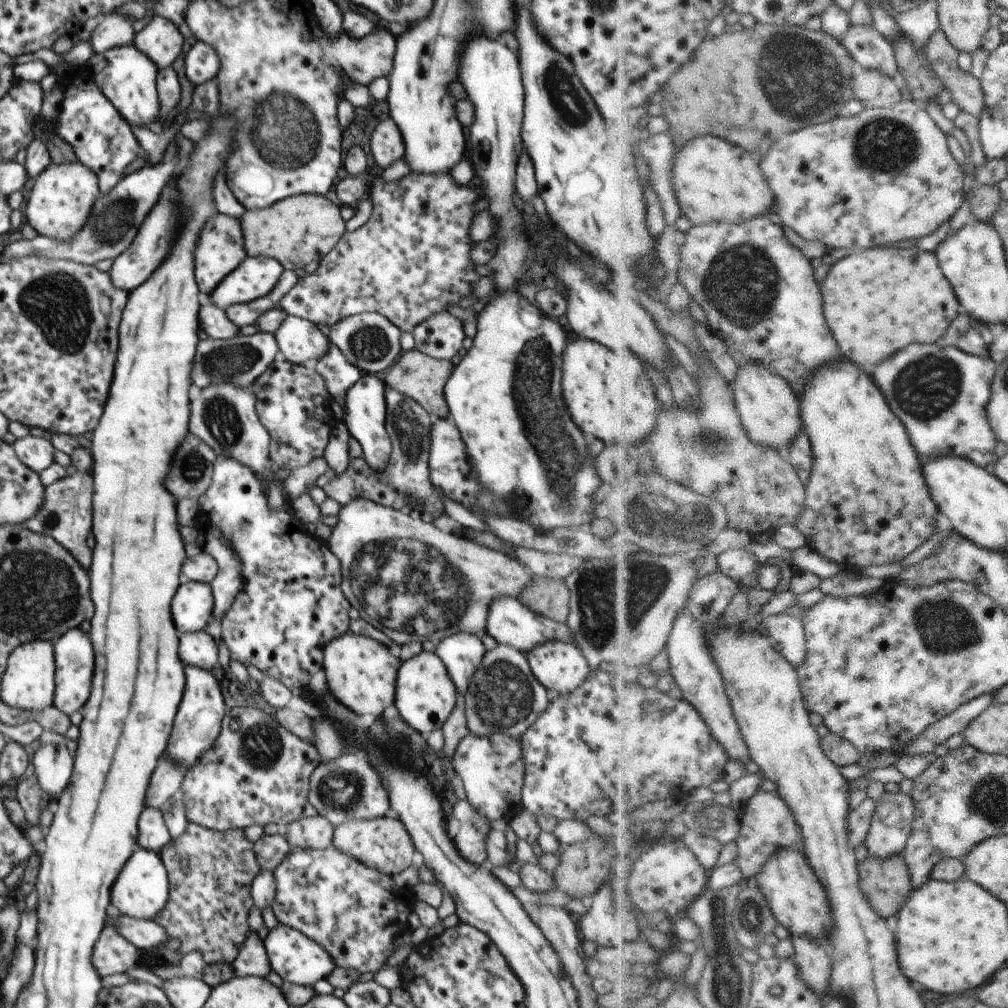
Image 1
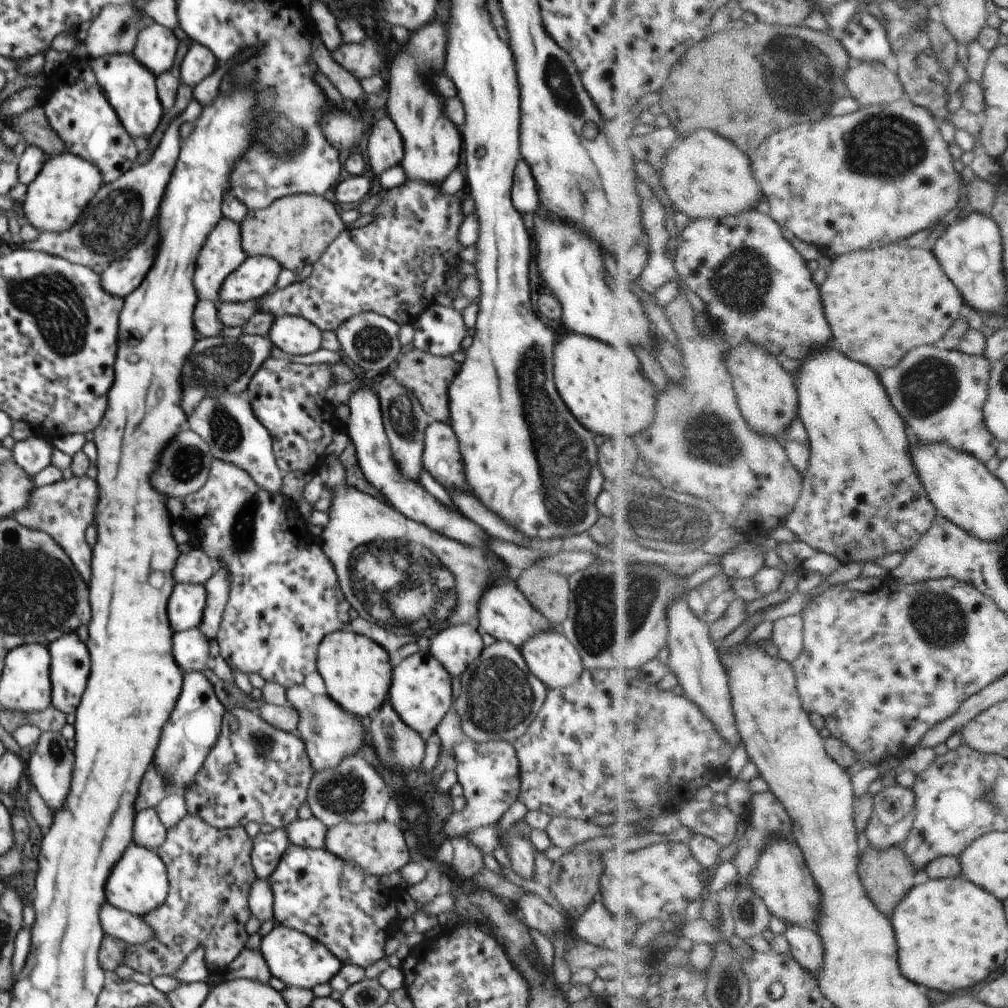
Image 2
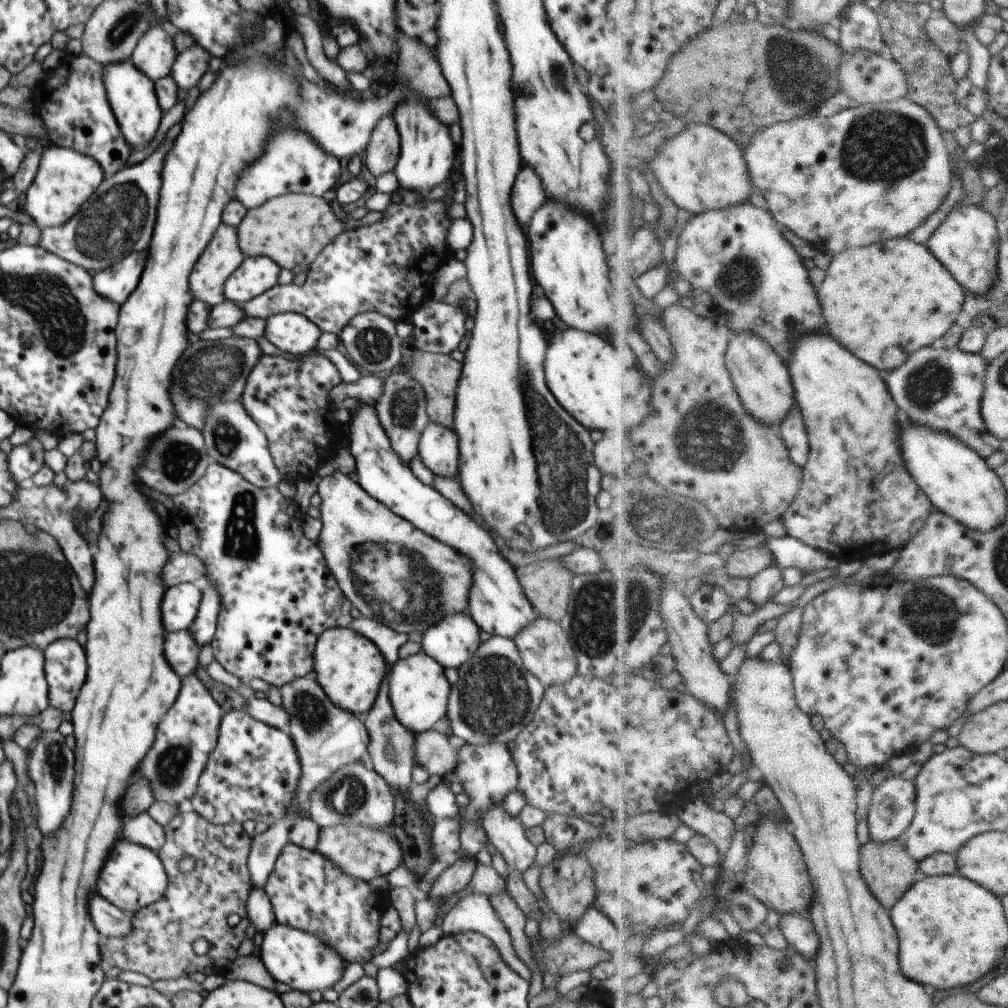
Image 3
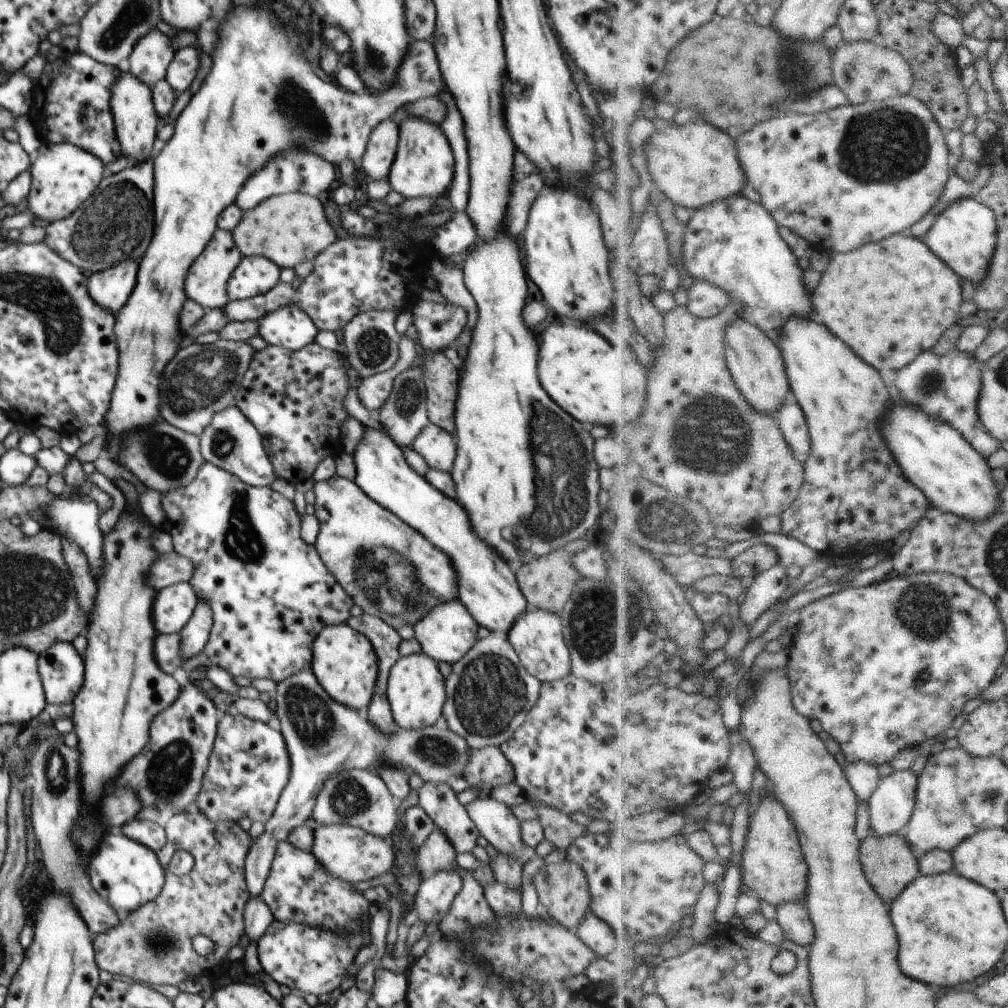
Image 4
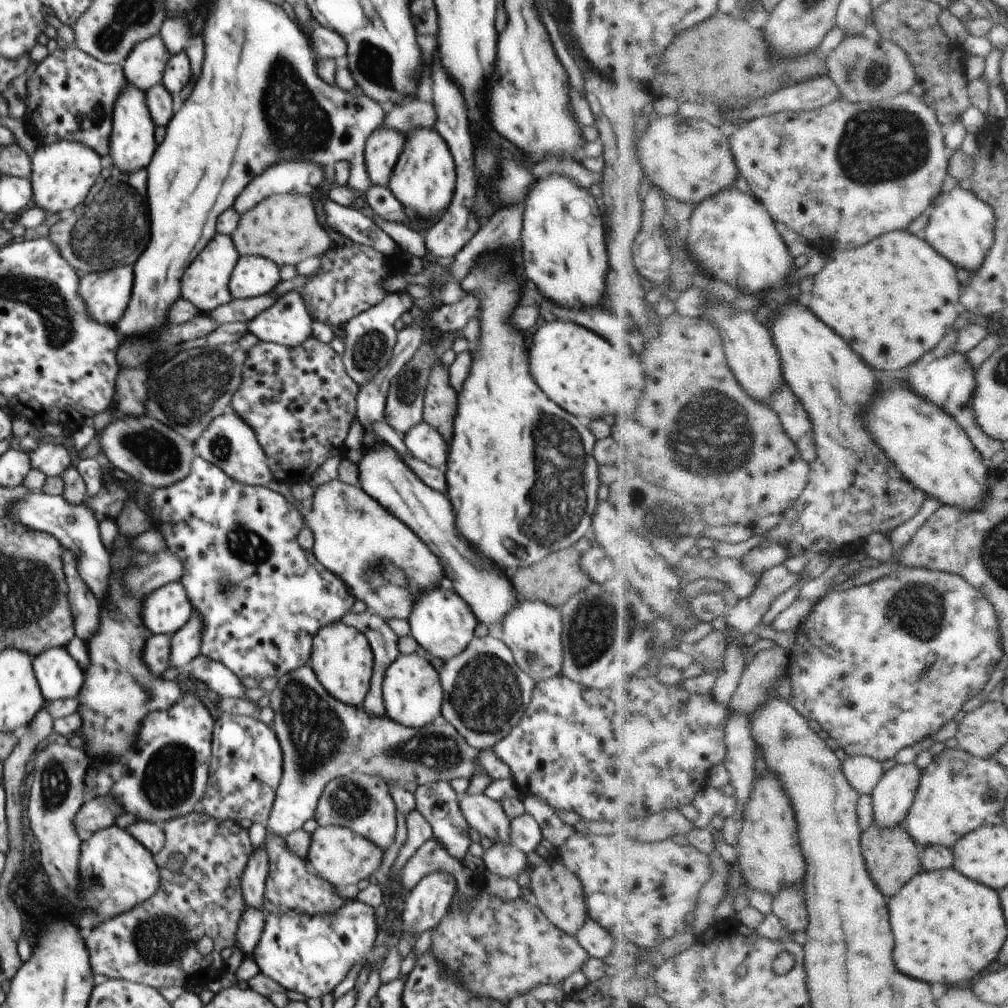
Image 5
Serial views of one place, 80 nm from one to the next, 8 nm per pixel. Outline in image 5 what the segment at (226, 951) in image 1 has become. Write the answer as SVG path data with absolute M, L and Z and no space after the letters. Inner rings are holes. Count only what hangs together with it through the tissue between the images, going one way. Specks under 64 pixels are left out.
M200 809L171 818L165 822L163 831L166 837L165 846L154 856L160 871L159 889L148 902L100 923L84 939L94 975L126 979L158 990L168 986L186 986L187 990L191 990L196 986L206 985L226 971L225 960L220 956L220 952L237 944L238 923L247 906L243 897L241 876L254 852L254 846L249 829L242 828L239 823L230 819L216 820ZM175 852L180 852L186 858L180 872L172 872L166 866L168 856ZM203 936L209 936L214 943L214 950L205 956L195 947L196 942Z

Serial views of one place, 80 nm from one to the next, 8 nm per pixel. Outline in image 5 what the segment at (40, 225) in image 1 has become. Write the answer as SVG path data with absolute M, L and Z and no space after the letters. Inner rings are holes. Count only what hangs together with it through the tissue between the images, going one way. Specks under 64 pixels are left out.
M61 140L47 145L38 144L31 156L32 204L42 209L46 216L71 212L86 200L91 188L100 179L105 163L95 150L78 141Z

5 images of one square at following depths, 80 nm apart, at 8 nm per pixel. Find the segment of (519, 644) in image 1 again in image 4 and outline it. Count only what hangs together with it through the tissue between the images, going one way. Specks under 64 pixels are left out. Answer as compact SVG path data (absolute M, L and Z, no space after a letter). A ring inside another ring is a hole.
M364 426L362 439L352 455L356 467L353 481L380 506L388 509L420 532L432 545L445 552L452 561L459 578L458 598L472 618L480 627L490 632L498 630L507 633L515 620L527 611L526 597L509 564L488 543L476 538L476 532L472 532L464 508L460 508L458 502L449 499L426 478L418 475L406 463L403 450L383 430Z

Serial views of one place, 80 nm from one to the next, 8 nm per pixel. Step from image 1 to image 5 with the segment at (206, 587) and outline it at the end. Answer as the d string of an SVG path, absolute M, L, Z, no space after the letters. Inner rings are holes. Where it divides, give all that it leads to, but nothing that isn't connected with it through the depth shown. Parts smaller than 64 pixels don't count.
M176 581L143 597L141 617L150 634L173 635L189 621L194 610L184 585Z

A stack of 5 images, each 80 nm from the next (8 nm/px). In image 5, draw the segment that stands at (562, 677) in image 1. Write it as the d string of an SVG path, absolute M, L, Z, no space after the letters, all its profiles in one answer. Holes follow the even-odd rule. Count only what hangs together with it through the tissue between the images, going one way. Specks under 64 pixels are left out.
M529 601L519 603L503 618L502 640L511 648L515 661L526 674L535 681L543 681L563 672L563 620L559 609L551 607L542 601Z

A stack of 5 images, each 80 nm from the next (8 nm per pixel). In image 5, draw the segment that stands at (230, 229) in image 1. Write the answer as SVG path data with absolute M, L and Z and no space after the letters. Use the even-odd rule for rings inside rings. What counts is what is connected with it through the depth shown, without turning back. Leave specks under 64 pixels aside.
M217 232L206 248L185 268L181 278L181 298L192 302L202 314L228 304L232 300L229 291L230 275L240 257L231 235Z

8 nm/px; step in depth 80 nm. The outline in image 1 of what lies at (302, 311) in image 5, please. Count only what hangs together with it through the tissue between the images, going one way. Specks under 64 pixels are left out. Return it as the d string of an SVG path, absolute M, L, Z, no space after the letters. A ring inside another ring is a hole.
M289 315L274 333L285 361L296 365L313 365L329 352L331 343L316 325Z

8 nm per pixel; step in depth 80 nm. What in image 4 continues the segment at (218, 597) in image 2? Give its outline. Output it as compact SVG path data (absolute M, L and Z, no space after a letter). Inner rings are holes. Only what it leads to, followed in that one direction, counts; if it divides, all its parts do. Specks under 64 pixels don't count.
M200 599L190 620L179 632L184 658L192 658L206 646L213 627L213 610L208 601Z

